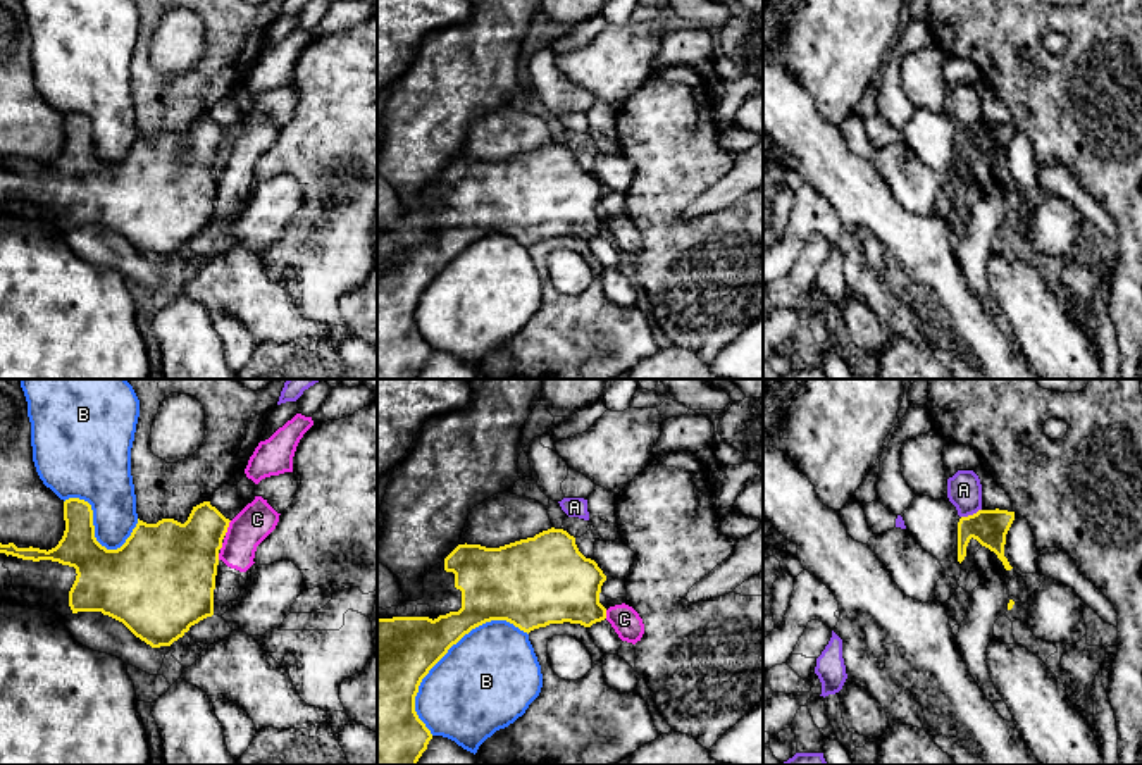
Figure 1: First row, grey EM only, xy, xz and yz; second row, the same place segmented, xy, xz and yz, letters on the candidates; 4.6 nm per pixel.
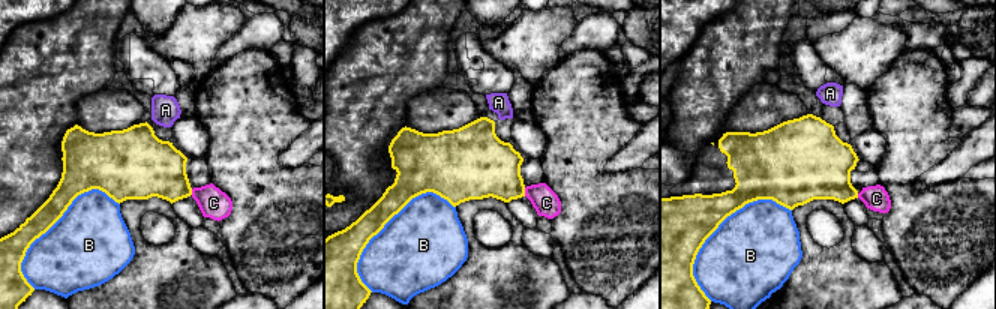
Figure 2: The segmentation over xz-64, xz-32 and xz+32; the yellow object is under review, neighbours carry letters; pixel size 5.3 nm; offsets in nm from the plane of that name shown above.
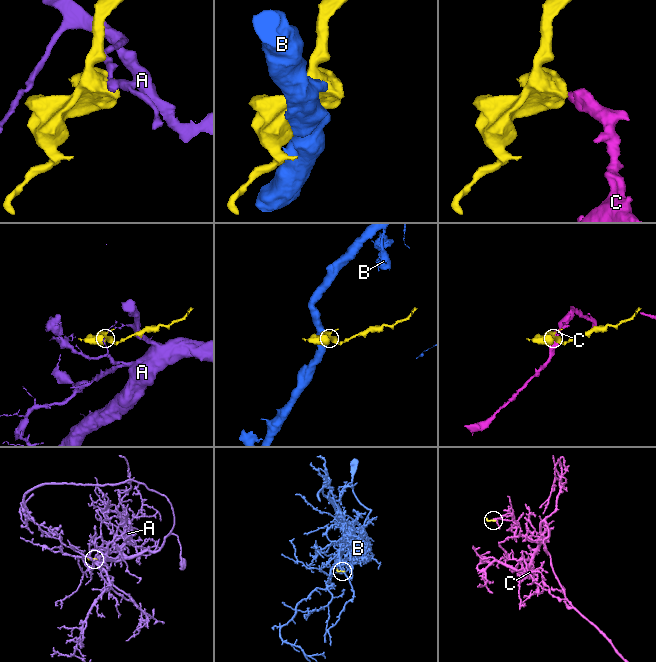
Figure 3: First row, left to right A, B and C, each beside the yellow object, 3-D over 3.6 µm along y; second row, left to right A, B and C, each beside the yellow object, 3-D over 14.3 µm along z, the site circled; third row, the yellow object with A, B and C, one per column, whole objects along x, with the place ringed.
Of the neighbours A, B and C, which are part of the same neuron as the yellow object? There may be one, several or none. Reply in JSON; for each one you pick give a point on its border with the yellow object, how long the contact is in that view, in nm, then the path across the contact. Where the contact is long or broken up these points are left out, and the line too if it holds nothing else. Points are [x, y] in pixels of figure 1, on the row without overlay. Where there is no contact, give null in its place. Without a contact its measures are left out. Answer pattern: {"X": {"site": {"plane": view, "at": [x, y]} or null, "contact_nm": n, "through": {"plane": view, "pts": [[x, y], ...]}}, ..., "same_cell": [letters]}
{"same_cell": []}

